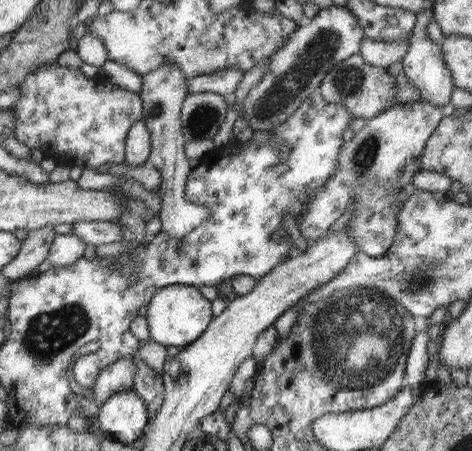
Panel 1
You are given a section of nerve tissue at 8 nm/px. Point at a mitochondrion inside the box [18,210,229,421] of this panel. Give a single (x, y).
(47, 335)

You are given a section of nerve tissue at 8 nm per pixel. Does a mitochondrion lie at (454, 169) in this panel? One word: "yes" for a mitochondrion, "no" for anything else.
no

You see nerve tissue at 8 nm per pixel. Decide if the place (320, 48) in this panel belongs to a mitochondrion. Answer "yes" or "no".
yes

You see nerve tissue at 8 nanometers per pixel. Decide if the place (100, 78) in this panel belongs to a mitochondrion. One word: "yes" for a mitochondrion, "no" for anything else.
no

